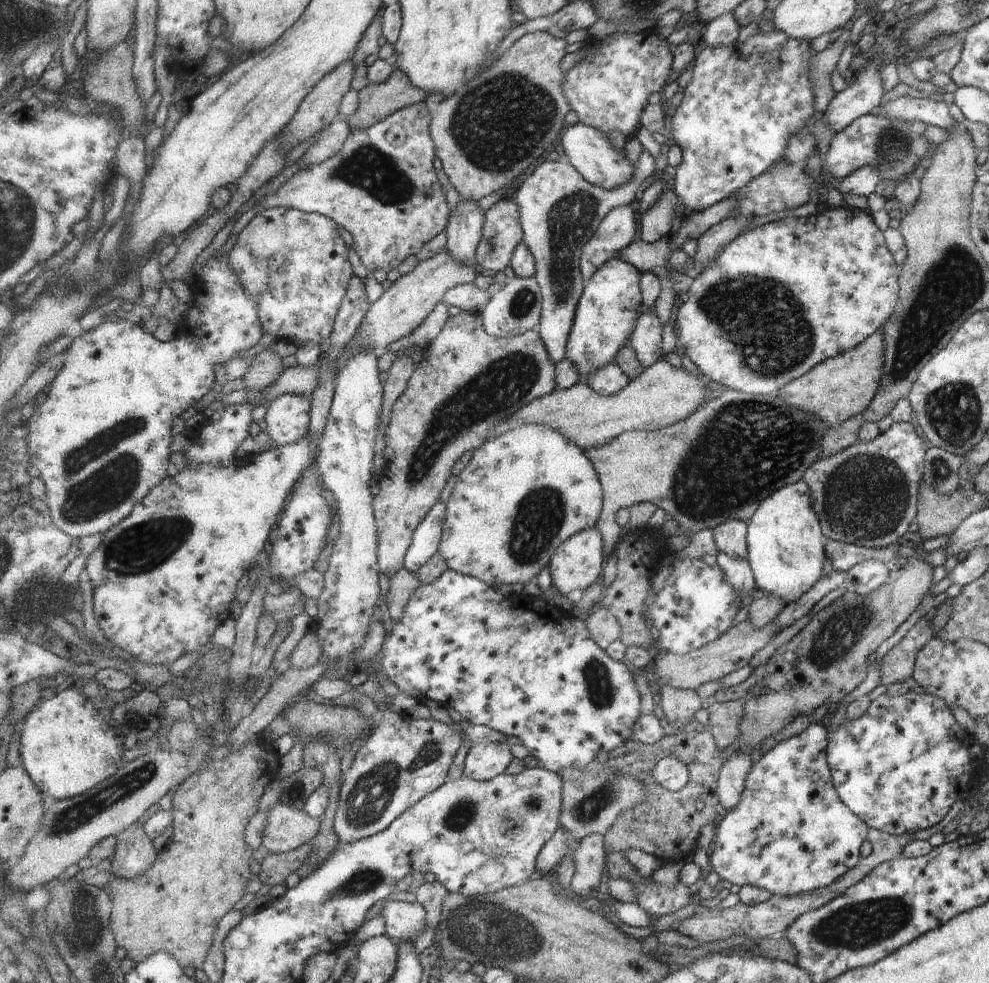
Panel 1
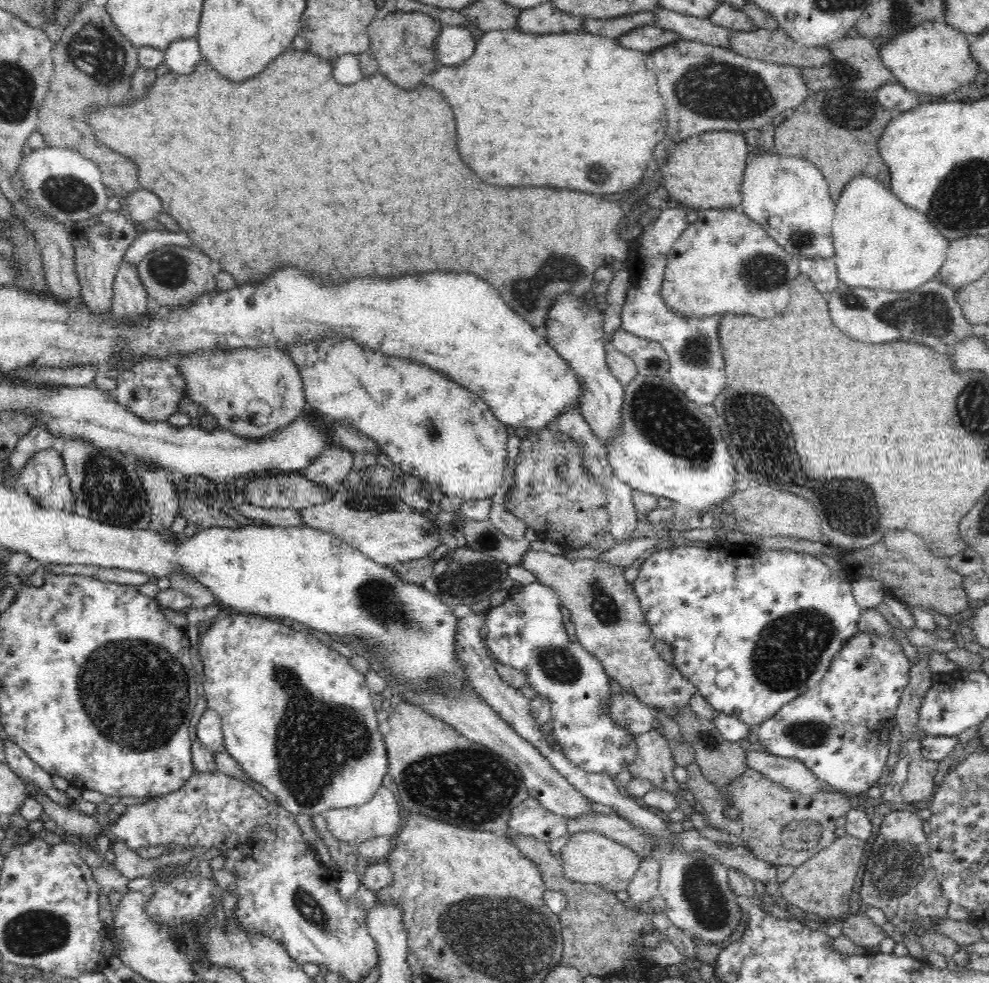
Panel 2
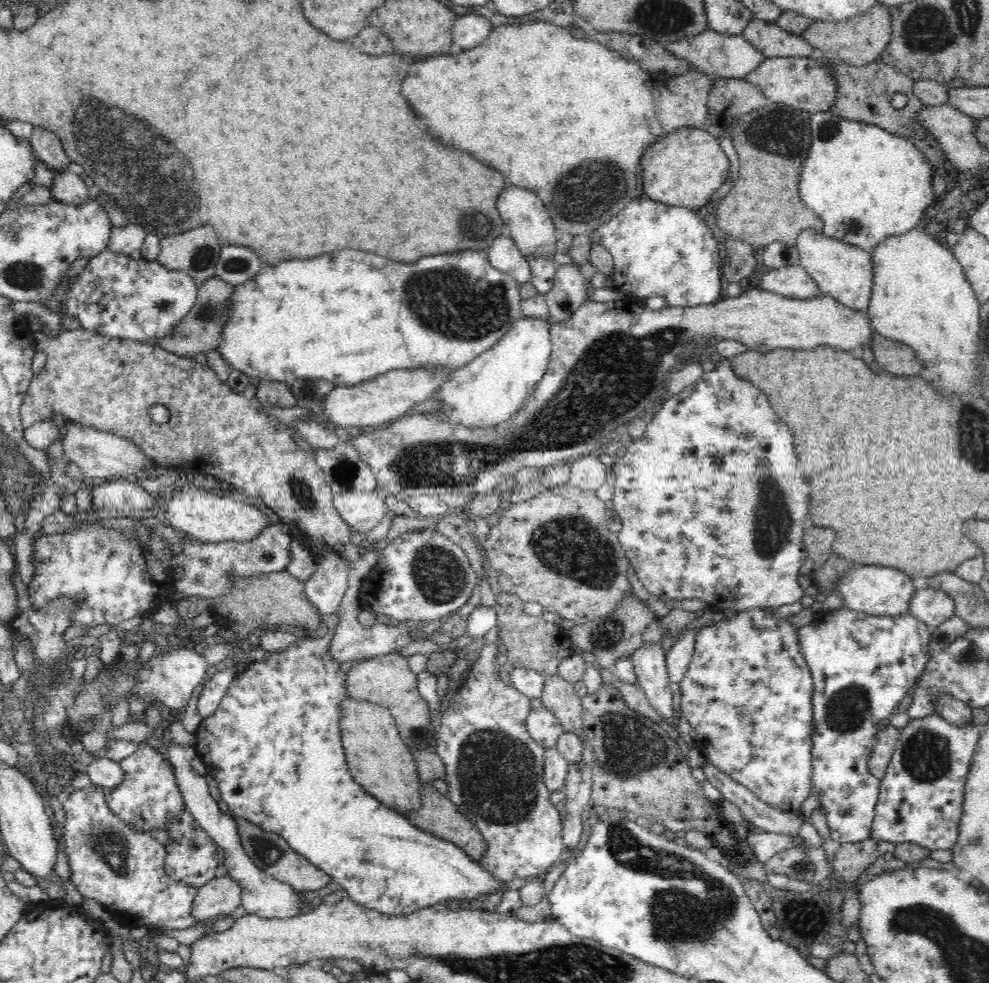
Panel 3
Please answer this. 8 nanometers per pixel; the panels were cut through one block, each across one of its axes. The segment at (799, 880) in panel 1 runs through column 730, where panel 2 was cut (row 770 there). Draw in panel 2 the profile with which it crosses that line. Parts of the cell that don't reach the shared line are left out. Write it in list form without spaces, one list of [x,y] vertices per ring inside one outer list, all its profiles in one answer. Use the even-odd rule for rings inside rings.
[[[861,632],[853,634],[852,637],[846,641],[845,646],[833,657],[833,662],[830,664],[828,672],[822,680],[813,688],[806,690],[804,694],[797,696],[793,701],[787,702],[773,717],[766,719],[760,730],[758,730],[757,741],[760,748],[766,753],[782,758],[794,758],[806,765],[808,770],[812,771],[819,781],[824,781],[834,790],[840,793],[851,794],[855,800],[861,798],[861,794],[866,792],[868,788],[872,789],[876,785],[878,778],[882,776],[882,770],[886,767],[886,760],[890,752],[890,736],[892,731],[897,726],[897,710],[902,698],[904,689],[907,688],[910,682],[910,661],[904,653],[904,649],[898,644],[898,641],[892,636],[885,634],[872,634],[871,632]]]

